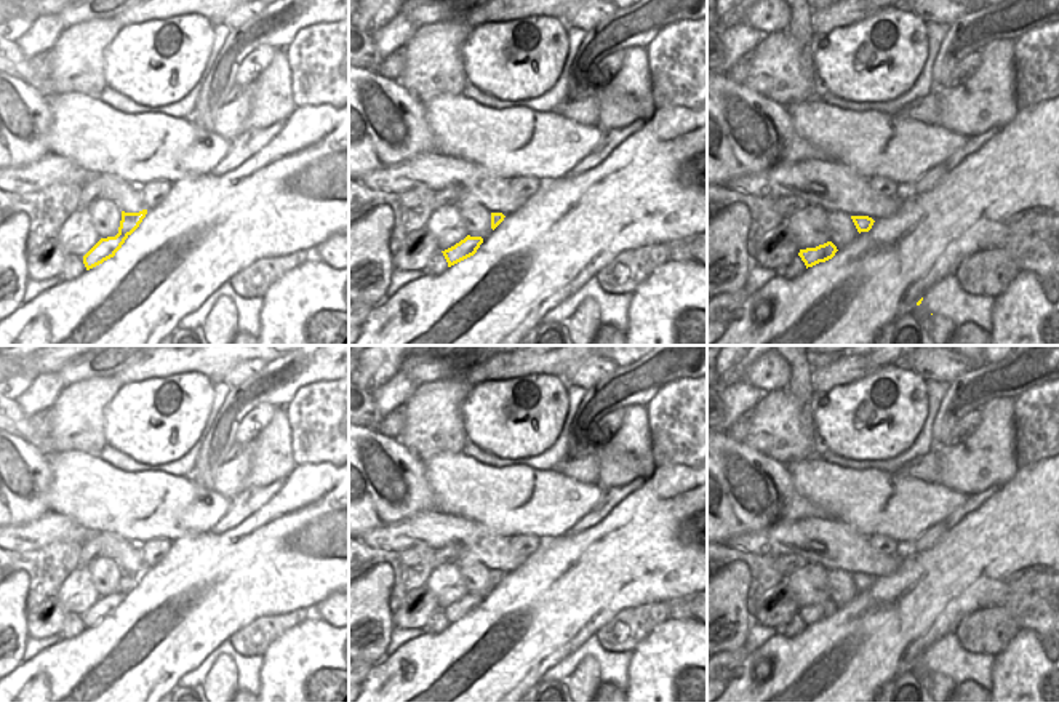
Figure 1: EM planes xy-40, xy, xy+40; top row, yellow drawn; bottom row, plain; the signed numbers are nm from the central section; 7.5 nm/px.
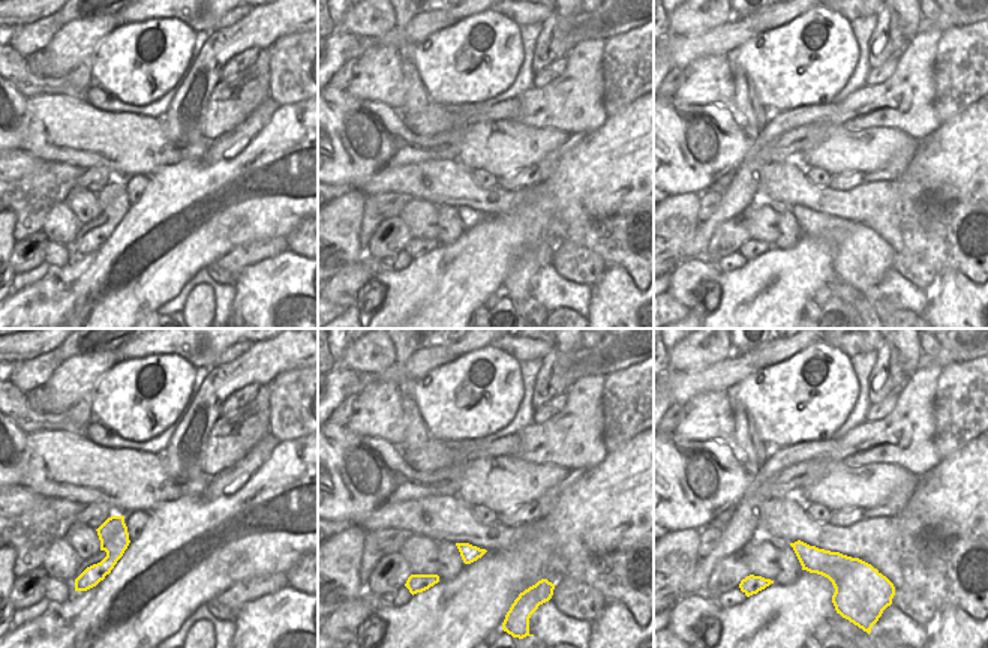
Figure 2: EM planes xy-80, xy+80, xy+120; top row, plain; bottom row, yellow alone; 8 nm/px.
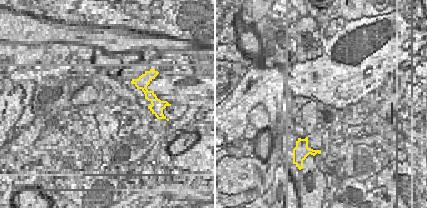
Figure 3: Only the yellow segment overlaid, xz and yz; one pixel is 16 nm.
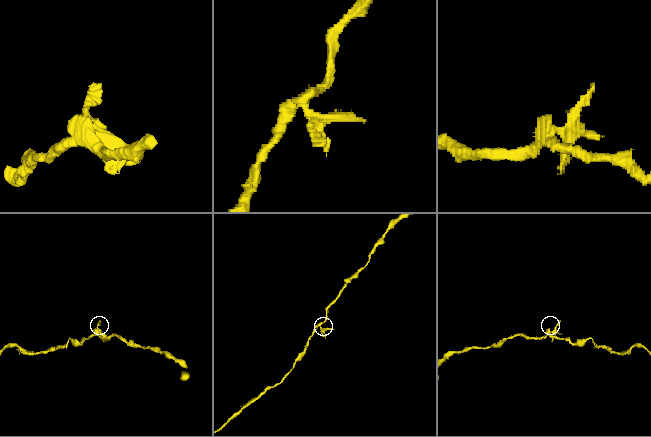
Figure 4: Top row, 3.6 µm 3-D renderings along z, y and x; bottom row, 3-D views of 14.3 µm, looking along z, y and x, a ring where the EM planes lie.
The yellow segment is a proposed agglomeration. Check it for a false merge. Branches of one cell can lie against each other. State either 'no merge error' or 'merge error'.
no merge error

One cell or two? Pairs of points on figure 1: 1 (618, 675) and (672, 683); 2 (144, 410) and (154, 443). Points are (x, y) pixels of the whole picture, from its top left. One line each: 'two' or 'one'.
1: two
2: one

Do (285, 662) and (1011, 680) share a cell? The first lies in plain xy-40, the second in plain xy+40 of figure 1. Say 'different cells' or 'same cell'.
same cell

